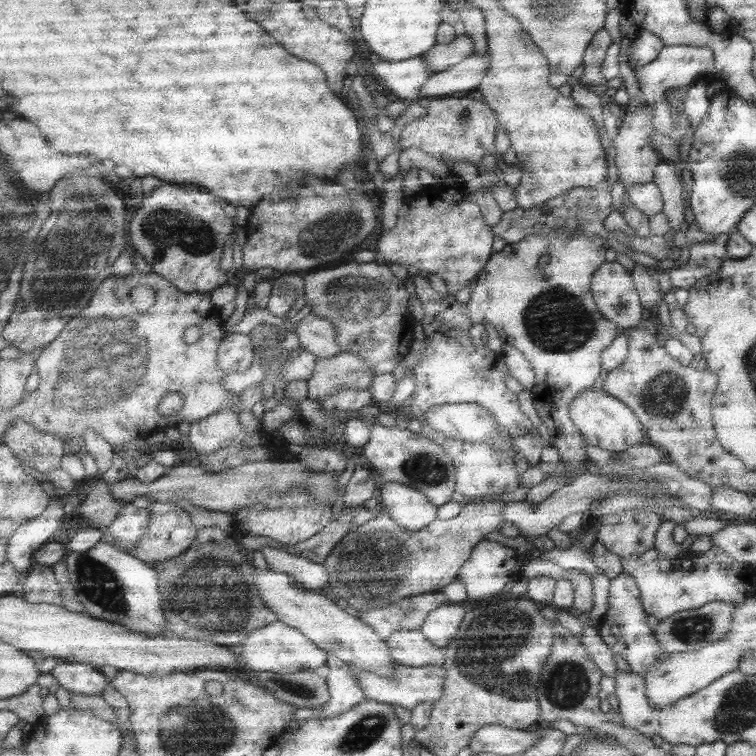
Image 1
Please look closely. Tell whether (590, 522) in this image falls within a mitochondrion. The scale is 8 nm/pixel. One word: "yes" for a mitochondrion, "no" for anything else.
no

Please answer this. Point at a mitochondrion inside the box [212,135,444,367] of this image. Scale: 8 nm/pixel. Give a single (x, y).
(355, 210)

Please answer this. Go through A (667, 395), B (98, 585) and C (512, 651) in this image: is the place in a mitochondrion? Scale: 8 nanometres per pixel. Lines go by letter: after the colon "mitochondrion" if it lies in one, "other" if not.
A: mitochondrion
B: mitochondrion
C: mitochondrion

